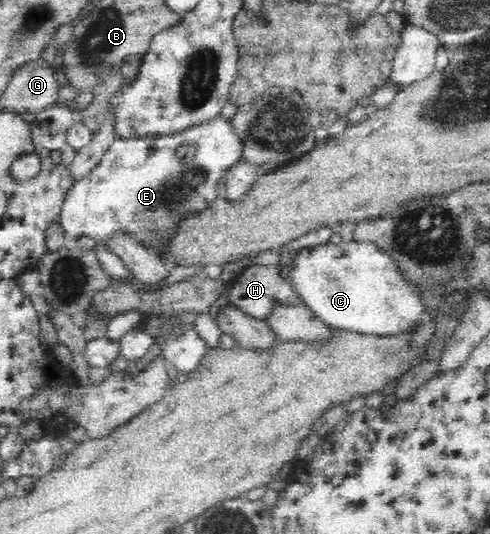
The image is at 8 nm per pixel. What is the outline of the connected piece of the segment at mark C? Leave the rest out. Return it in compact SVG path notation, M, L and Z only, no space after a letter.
M356 240L326 242L298 249L288 274L290 288L327 326L355 333L401 333L422 315L424 304L416 289L404 283L394 260L382 253L375 243Z

